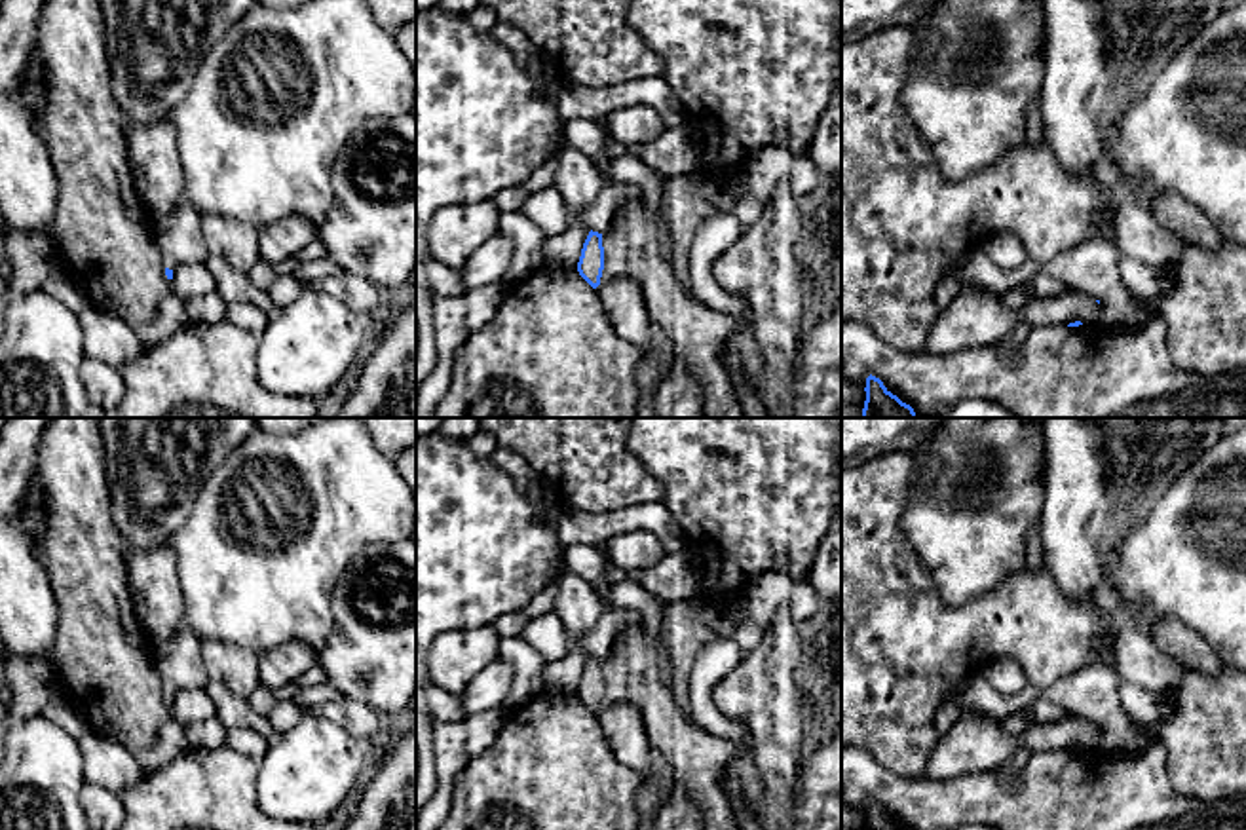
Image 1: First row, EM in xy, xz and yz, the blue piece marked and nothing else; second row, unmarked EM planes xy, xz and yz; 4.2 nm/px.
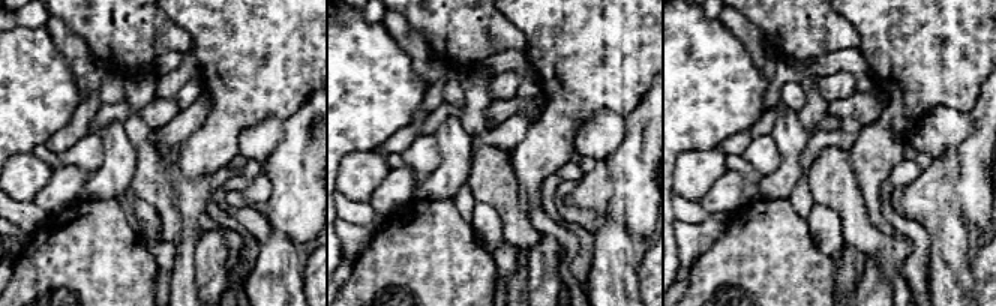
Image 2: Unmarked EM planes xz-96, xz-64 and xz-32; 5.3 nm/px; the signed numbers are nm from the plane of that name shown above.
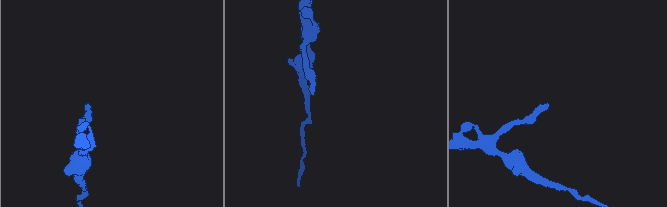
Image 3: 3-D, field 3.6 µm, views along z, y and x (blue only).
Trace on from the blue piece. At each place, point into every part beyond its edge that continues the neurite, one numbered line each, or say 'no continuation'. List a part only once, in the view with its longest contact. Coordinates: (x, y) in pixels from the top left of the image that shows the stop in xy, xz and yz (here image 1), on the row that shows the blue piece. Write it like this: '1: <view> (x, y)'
no continuation

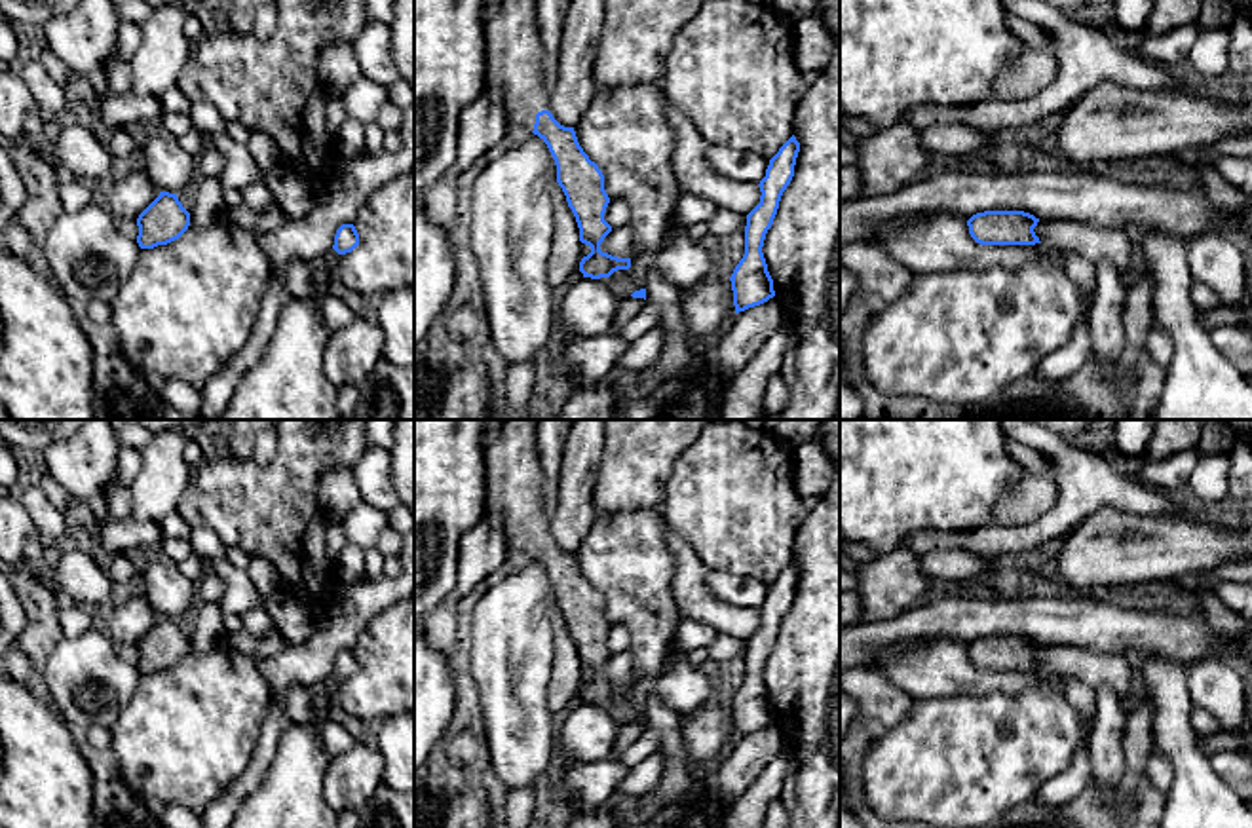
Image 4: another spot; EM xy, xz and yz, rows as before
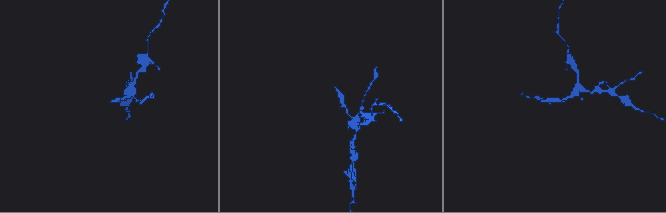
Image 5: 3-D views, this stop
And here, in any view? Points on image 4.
1: xz (515, 56)

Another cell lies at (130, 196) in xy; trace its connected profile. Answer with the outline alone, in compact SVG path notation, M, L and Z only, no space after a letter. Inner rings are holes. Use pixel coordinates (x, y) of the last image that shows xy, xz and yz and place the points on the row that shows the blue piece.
M133 171L112 182L106 207L116 218L137 220L139 215L160 196L160 188L144 171Z

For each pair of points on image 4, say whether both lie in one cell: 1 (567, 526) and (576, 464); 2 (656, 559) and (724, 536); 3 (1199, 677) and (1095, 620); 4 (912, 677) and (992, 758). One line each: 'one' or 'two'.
1: one
2: two
3: two
4: two

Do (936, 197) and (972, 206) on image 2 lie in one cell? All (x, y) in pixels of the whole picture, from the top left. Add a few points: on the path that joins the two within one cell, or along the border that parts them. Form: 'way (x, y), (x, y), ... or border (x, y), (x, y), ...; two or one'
border (959, 167), (954, 182), (954, 204), (968, 228); two

